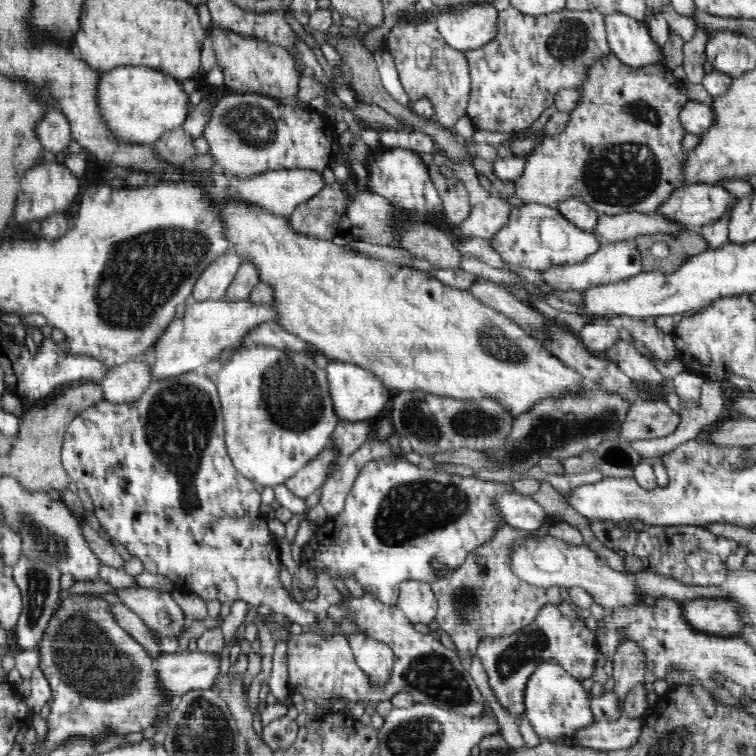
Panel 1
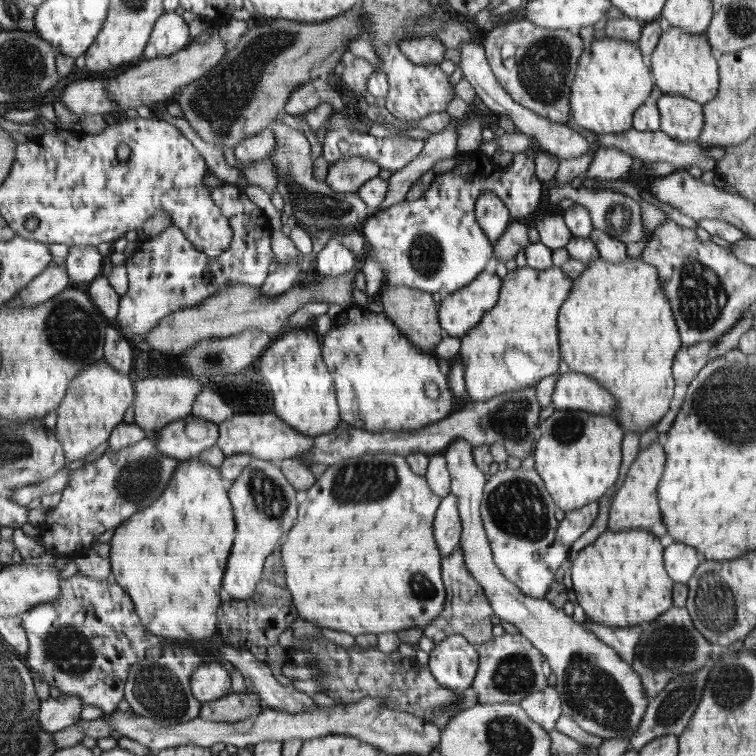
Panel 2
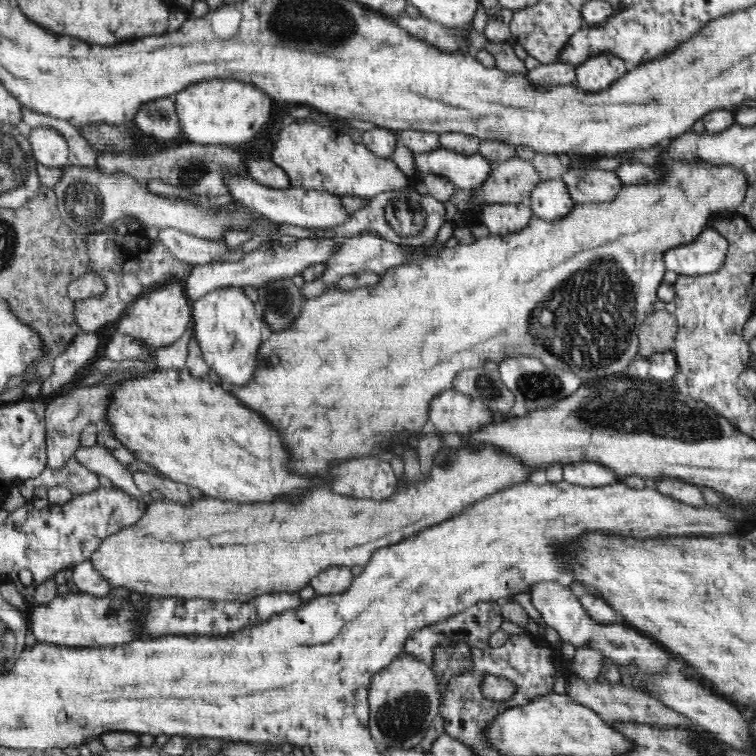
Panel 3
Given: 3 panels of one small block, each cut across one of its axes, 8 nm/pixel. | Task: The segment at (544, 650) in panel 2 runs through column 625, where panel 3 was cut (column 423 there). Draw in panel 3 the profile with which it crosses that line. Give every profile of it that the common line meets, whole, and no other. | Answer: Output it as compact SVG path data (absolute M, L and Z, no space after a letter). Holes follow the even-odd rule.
M403 652L390 665L372 676L368 688L370 734L378 746L400 747L406 750L417 749L423 740L424 734L434 723L434 718L437 718L440 714L441 701L438 679L436 679L436 673L432 671L432 667Z

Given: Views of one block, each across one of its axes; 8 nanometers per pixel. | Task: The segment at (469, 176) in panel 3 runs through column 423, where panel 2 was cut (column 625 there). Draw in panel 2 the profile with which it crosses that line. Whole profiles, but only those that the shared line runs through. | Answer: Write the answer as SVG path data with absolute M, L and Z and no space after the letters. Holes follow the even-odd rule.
M600 147L590 161L584 176L596 181L617 180L630 173L634 158L617 149Z

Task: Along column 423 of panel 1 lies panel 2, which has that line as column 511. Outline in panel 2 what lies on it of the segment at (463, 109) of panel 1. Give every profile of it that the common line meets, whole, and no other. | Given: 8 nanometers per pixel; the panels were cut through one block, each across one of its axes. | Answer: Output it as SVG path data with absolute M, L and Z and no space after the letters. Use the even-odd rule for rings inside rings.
M530 19L512 21L510 24L492 27L483 42L485 55L496 80L514 99L532 113L554 123L567 124L572 116L569 103L572 81L578 68L584 43L578 31L568 29L548 29L540 27ZM505 46L514 48L514 56L504 56ZM504 56L504 58L502 58ZM506 58L510 58L506 62Z

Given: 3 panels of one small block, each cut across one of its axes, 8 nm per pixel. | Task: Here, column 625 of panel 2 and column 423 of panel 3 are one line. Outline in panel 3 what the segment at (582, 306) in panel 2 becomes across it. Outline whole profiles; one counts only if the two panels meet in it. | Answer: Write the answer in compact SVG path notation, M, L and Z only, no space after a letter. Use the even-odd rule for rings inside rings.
M674 161L670 166L655 166L662 175L662 182L646 182L646 184L632 185L627 183L620 188L616 198L610 202L601 203L575 203L572 210L561 219L548 222L533 216L522 230L505 236L490 234L487 238L476 239L473 244L457 245L454 248L446 248L432 257L421 259L416 263L409 263L389 268L379 275L379 281L372 286L356 287L352 290L341 290L338 286L332 290L306 301L300 310L300 316L294 320L294 324L286 330L273 332L271 336L258 348L258 366L248 385L242 387L228 387L219 379L212 369L206 376L219 386L223 386L229 393L236 395L246 407L264 415L264 419L274 428L278 428L284 434L284 444L294 454L294 464L288 464L292 473L300 475L315 475L324 472L334 466L334 460L348 460L348 458L360 458L360 456L376 456L382 454L384 448L392 442L392 438L382 436L396 436L402 430L406 434L420 434L426 420L429 419L430 401L442 392L454 389L454 377L462 370L483 367L486 360L500 363L504 358L516 358L519 356L534 356L548 367L562 367L564 370L578 374L584 382L590 382L591 378L608 376L608 374L625 374L627 366L638 356L639 338L638 325L648 314L654 311L658 288L664 280L666 267L664 267L664 253L696 241L704 230L711 228L710 222L714 222L717 216L731 215L744 202L748 190L748 176L742 170L734 166L713 166L708 161Z

